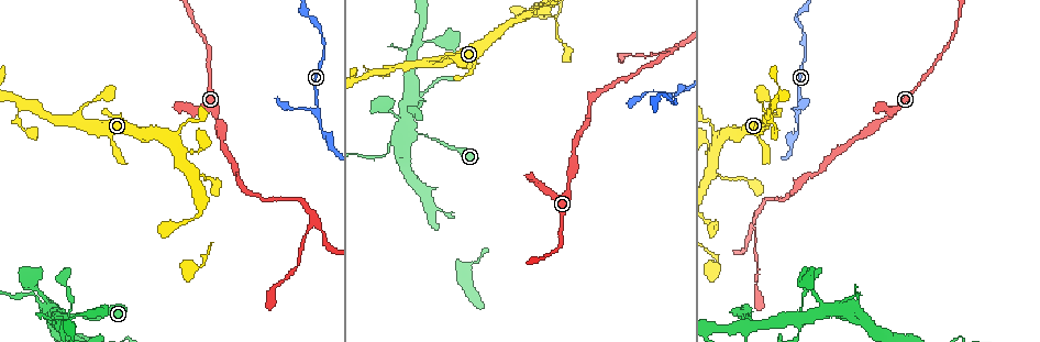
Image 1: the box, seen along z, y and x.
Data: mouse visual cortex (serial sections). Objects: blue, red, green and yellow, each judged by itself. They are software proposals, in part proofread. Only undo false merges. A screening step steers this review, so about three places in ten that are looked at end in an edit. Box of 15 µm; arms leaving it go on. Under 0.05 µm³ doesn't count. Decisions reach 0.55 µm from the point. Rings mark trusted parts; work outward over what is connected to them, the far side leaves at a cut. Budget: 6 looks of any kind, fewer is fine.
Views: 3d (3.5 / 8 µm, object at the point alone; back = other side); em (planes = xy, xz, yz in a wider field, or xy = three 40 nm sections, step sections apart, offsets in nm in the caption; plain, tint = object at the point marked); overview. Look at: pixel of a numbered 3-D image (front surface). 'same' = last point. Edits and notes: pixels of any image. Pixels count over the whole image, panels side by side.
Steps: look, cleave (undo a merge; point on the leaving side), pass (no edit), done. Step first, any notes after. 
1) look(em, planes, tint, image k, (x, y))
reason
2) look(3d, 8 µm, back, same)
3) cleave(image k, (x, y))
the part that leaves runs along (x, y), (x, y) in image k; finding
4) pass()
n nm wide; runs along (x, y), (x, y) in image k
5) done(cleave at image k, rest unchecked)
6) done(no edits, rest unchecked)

look(3d, 3.5 µm, image 1, (37, 303))
thick turns thin

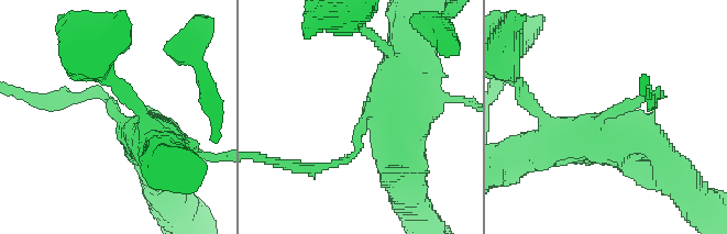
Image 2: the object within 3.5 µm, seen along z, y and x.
look(em, xy, step 5, tint, image 2, (607, 114))
arms of 100, 600 nm

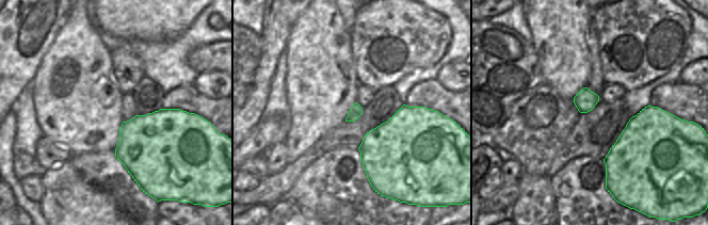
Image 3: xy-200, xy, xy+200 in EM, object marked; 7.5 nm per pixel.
pass()
runs along (425, 99), (371, 110), (356, 149), (327, 167) in image 2; continuous, no second cell

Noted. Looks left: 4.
look(3d, 3.5 µm, image 1, (20, 126))
thin neck

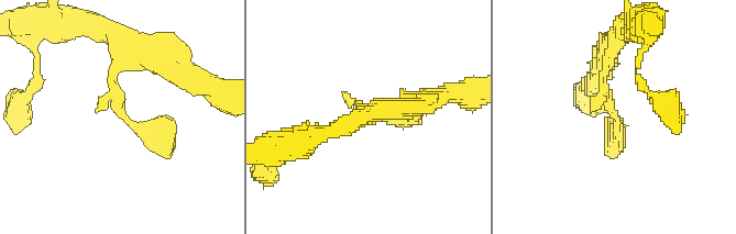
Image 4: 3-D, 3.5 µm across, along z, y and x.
look(em, xy, step 2, plain, image 4, (614, 114))
shape alone is not enough

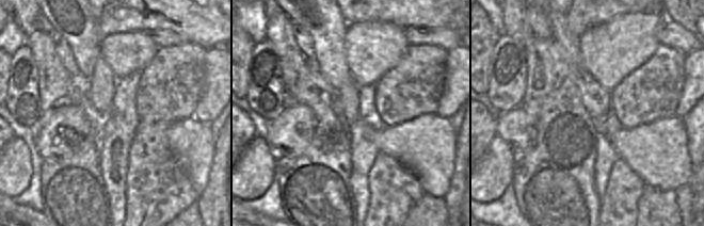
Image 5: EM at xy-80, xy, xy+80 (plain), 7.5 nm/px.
look(em, xy, step 2, tint, same)

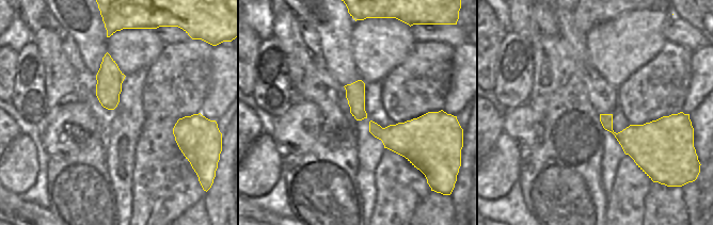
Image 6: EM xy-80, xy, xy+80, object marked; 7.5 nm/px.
pass()
runs along (133, 52), (117, 65), (117, 109), (171, 153) in image 4; one cell here

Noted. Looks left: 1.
done(no edits, rest unchecked)

